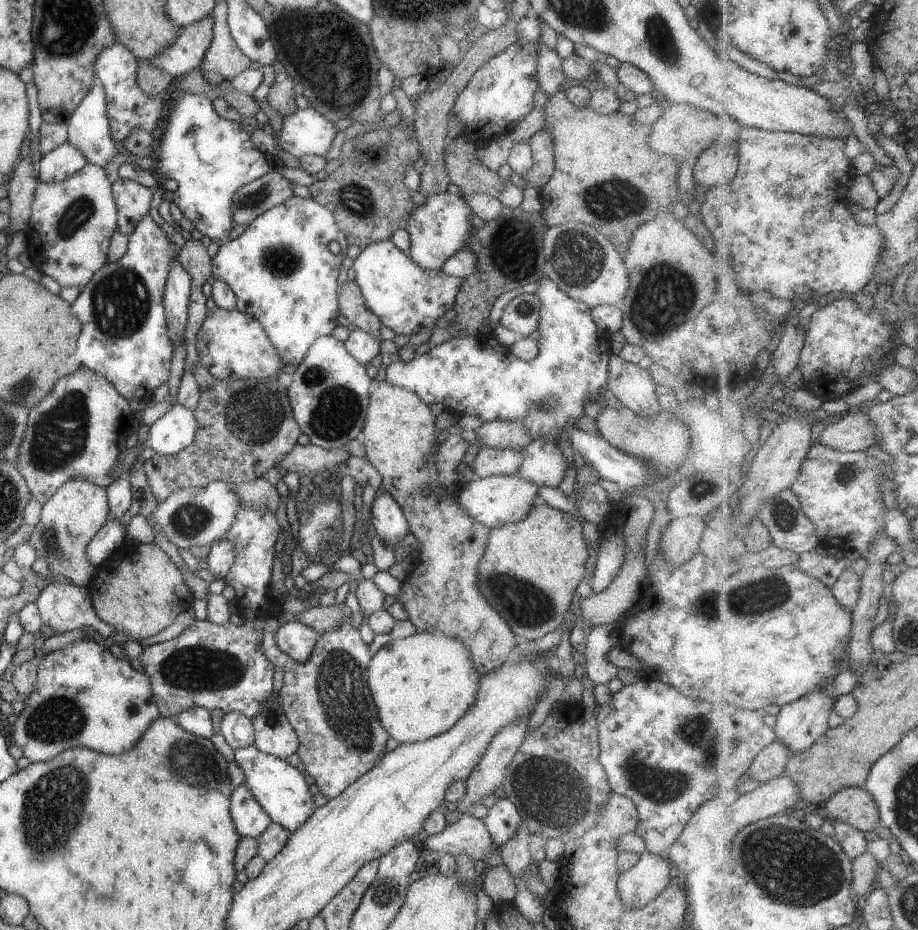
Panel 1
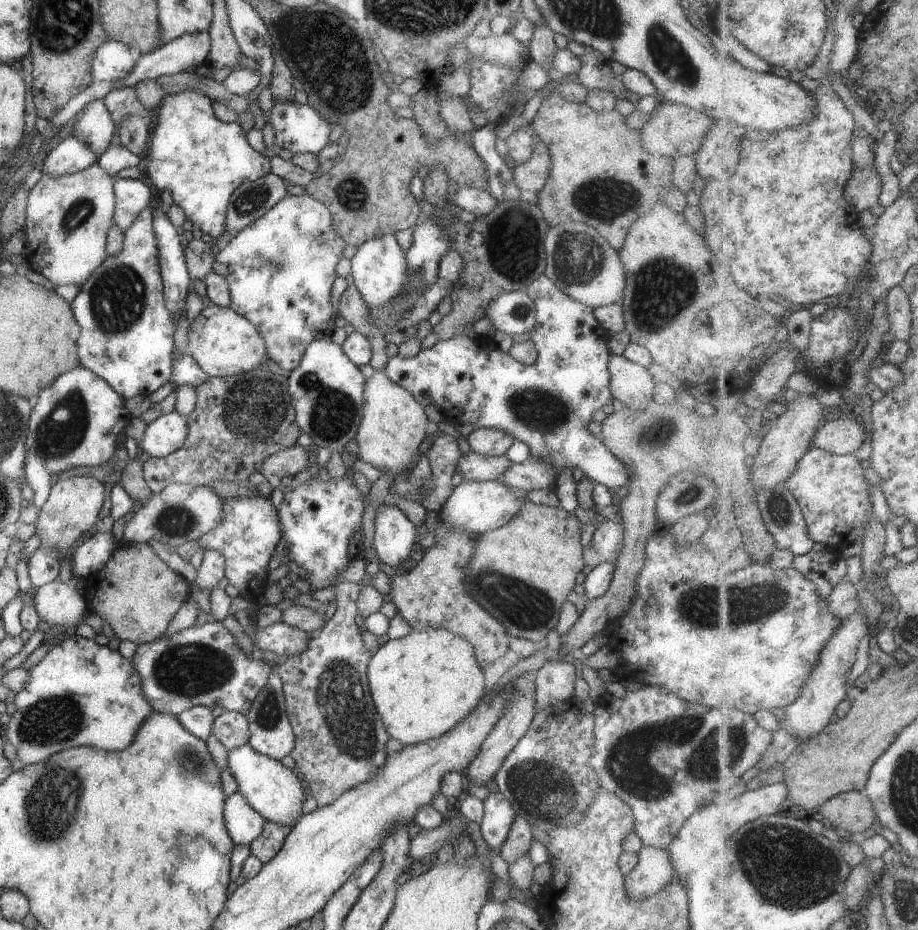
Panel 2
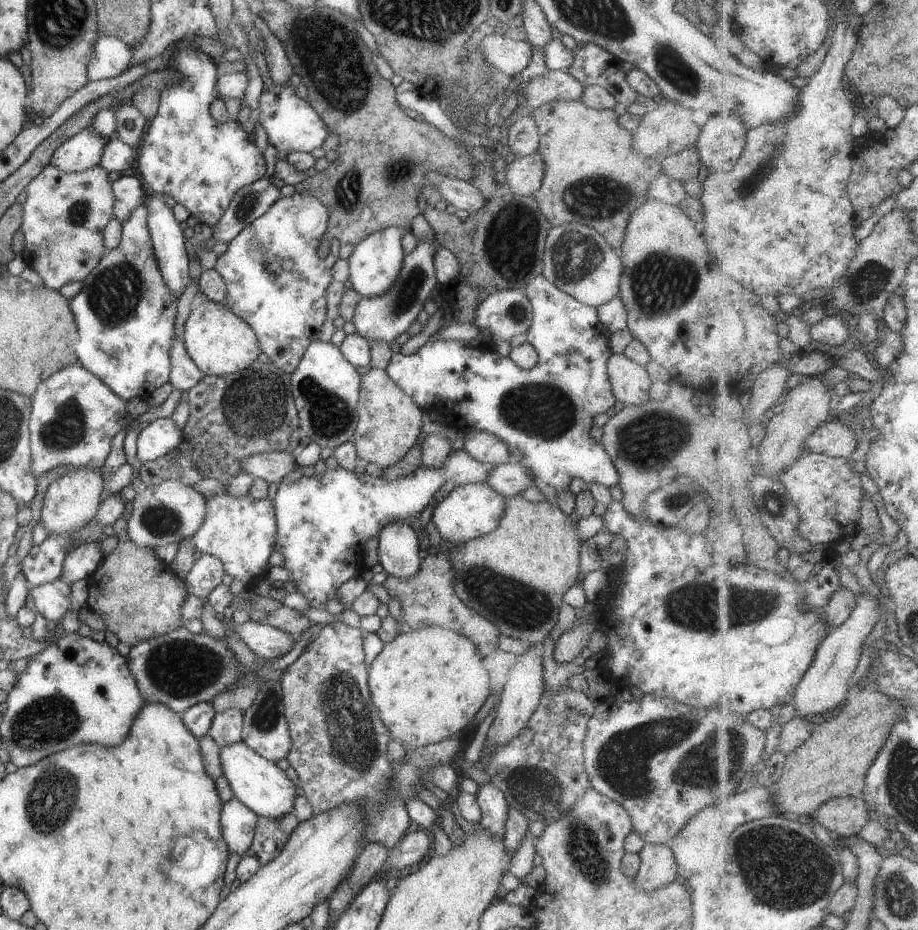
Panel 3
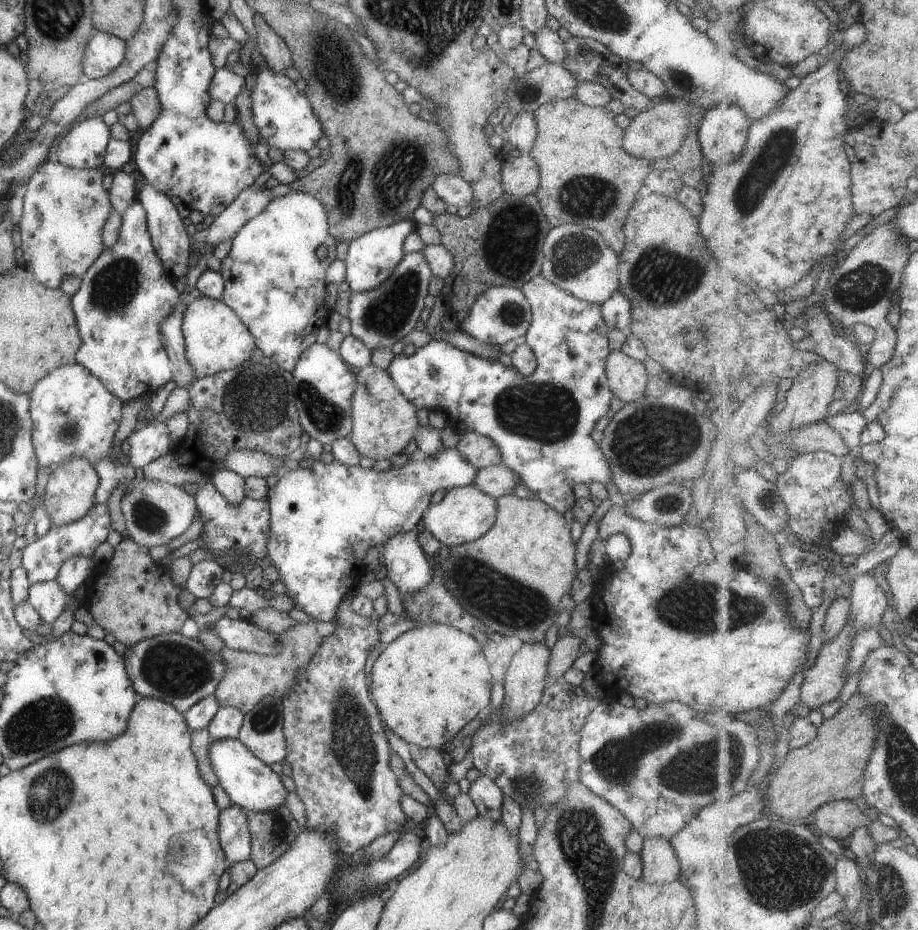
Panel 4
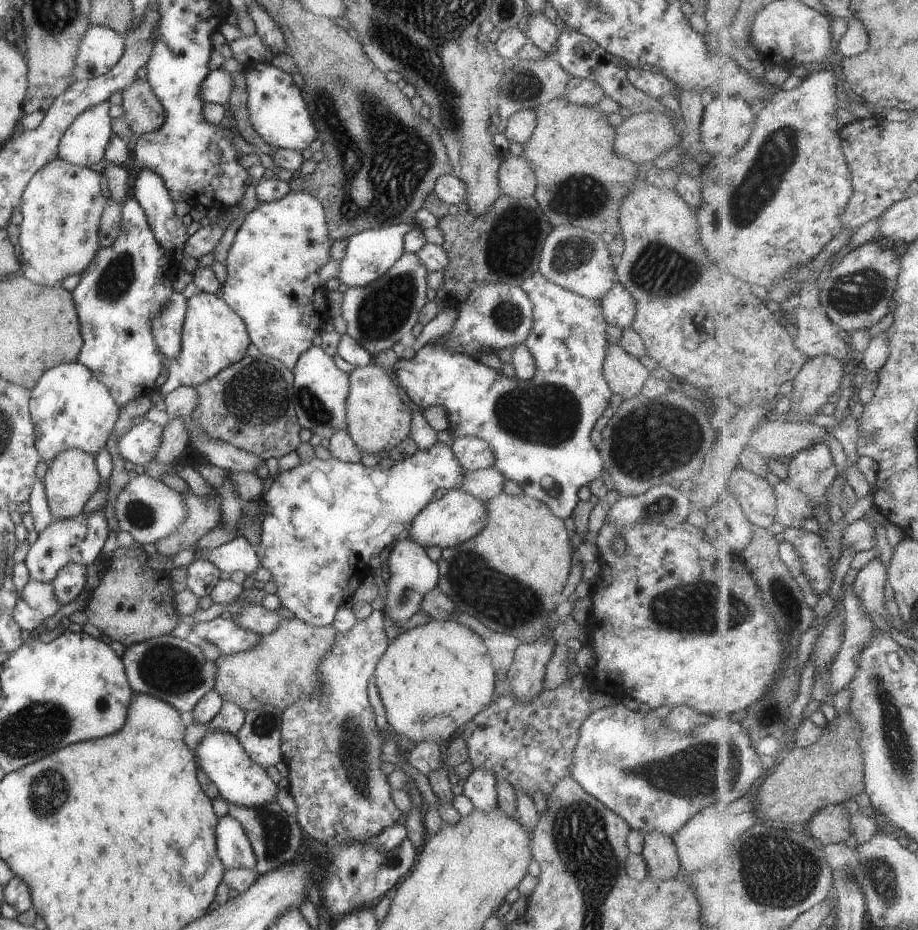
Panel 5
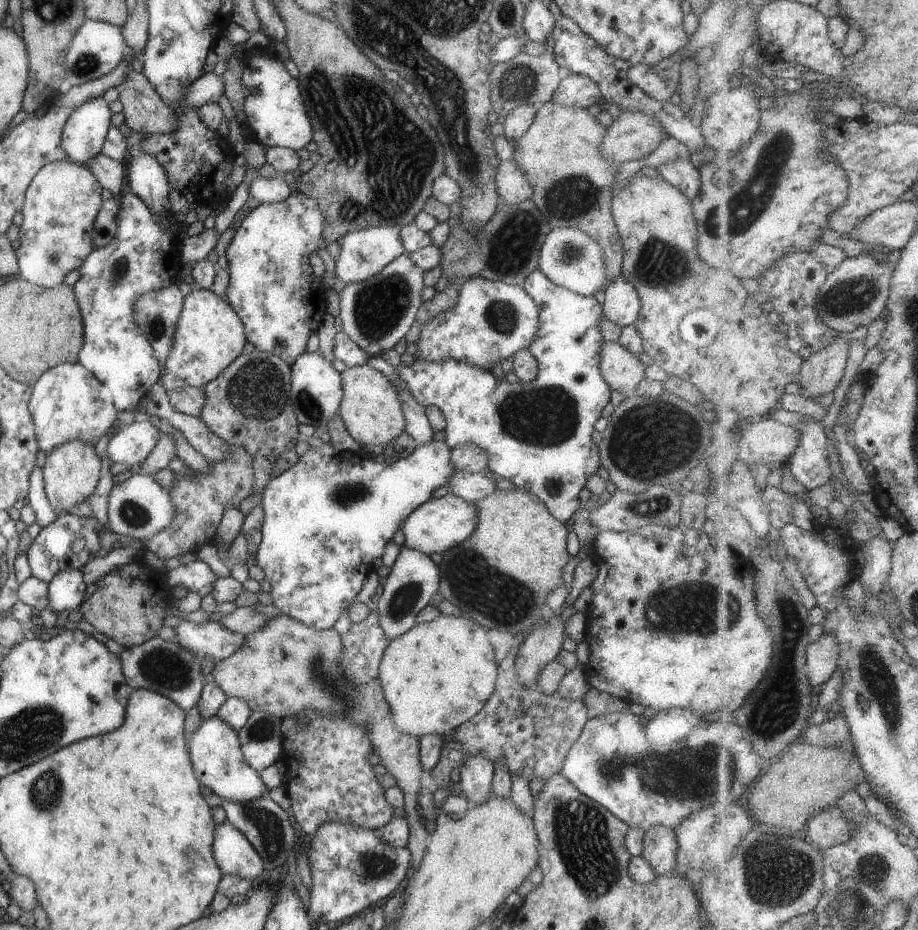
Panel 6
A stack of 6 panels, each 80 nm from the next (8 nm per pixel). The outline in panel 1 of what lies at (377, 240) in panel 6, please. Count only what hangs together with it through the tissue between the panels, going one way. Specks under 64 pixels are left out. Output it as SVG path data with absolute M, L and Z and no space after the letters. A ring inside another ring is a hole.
M390 240L369 243L353 259L352 267L354 281L360 288L366 307L379 318L379 324L405 336L411 336L421 328L428 328L431 332L435 320L447 308L453 308L454 298L463 280L441 270L418 267L408 253L399 250Z

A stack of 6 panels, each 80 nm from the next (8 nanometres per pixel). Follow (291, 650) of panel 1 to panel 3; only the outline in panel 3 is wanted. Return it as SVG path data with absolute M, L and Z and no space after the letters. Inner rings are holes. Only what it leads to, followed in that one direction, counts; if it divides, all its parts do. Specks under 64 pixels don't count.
M225 620L225 622L225 627L237 633L247 648L252 650L257 657L262 657L263 660L281 658L295 642L295 638L284 630L265 623L258 623L255 620L238 625L234 624L232 620Z

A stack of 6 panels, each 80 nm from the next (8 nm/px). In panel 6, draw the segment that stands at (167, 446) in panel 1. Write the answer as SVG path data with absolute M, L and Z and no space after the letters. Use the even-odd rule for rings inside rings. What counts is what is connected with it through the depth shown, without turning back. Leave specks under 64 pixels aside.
M136 417L131 424L121 424L116 434L111 438L105 447L106 459L112 462L115 469L133 466L140 462L151 452L153 446L159 440L161 433L152 425L146 417Z

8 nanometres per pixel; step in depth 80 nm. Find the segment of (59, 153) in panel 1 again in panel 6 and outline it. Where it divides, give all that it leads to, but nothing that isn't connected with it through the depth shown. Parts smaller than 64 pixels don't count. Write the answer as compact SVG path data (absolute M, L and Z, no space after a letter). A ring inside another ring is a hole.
M102 96L74 108L62 128L60 142L69 160L85 164L100 153L111 115Z

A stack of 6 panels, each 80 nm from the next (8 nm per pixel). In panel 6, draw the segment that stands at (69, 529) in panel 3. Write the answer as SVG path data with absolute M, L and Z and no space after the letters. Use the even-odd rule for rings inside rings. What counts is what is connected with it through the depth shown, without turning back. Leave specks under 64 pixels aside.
M79 440L57 445L46 454L42 467L44 491L50 507L60 515L72 506L82 503L93 492L102 473L101 461L93 446Z

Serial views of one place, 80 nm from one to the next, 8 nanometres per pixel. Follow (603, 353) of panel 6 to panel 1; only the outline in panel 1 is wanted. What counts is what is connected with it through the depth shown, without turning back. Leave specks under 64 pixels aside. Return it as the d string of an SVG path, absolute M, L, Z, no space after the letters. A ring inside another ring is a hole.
M618 354L610 355L606 378L607 394L615 396L621 406L629 408L638 417L652 417L660 410L655 387L647 369L621 360Z

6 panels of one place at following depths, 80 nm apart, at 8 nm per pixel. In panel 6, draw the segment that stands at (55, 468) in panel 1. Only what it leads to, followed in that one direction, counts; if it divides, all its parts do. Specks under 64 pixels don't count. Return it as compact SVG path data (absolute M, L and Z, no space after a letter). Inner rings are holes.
M78 362L59 363L35 381L28 400L39 450L47 454L57 445L79 440L93 446L117 419L110 392Z

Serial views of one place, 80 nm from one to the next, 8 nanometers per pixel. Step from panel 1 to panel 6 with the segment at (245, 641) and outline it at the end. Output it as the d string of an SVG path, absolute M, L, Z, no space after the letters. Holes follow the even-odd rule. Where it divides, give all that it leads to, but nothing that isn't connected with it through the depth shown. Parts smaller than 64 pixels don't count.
M158 636L138 645L125 647L118 657L125 682L132 689L145 689L160 694L172 700L184 712L196 706L202 688L209 679L199 669L199 656Z

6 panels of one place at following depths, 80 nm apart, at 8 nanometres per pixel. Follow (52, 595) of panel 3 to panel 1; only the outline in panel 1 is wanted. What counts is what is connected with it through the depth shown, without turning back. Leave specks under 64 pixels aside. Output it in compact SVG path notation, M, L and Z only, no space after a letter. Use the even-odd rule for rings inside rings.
M52 579L41 590L34 603L38 608L43 626L49 626L53 632L58 634L66 630L73 630L73 628L83 627L96 630L103 638L112 637L118 632L111 624L105 624L98 619L98 616L94 613L86 587L74 585L66 580Z

